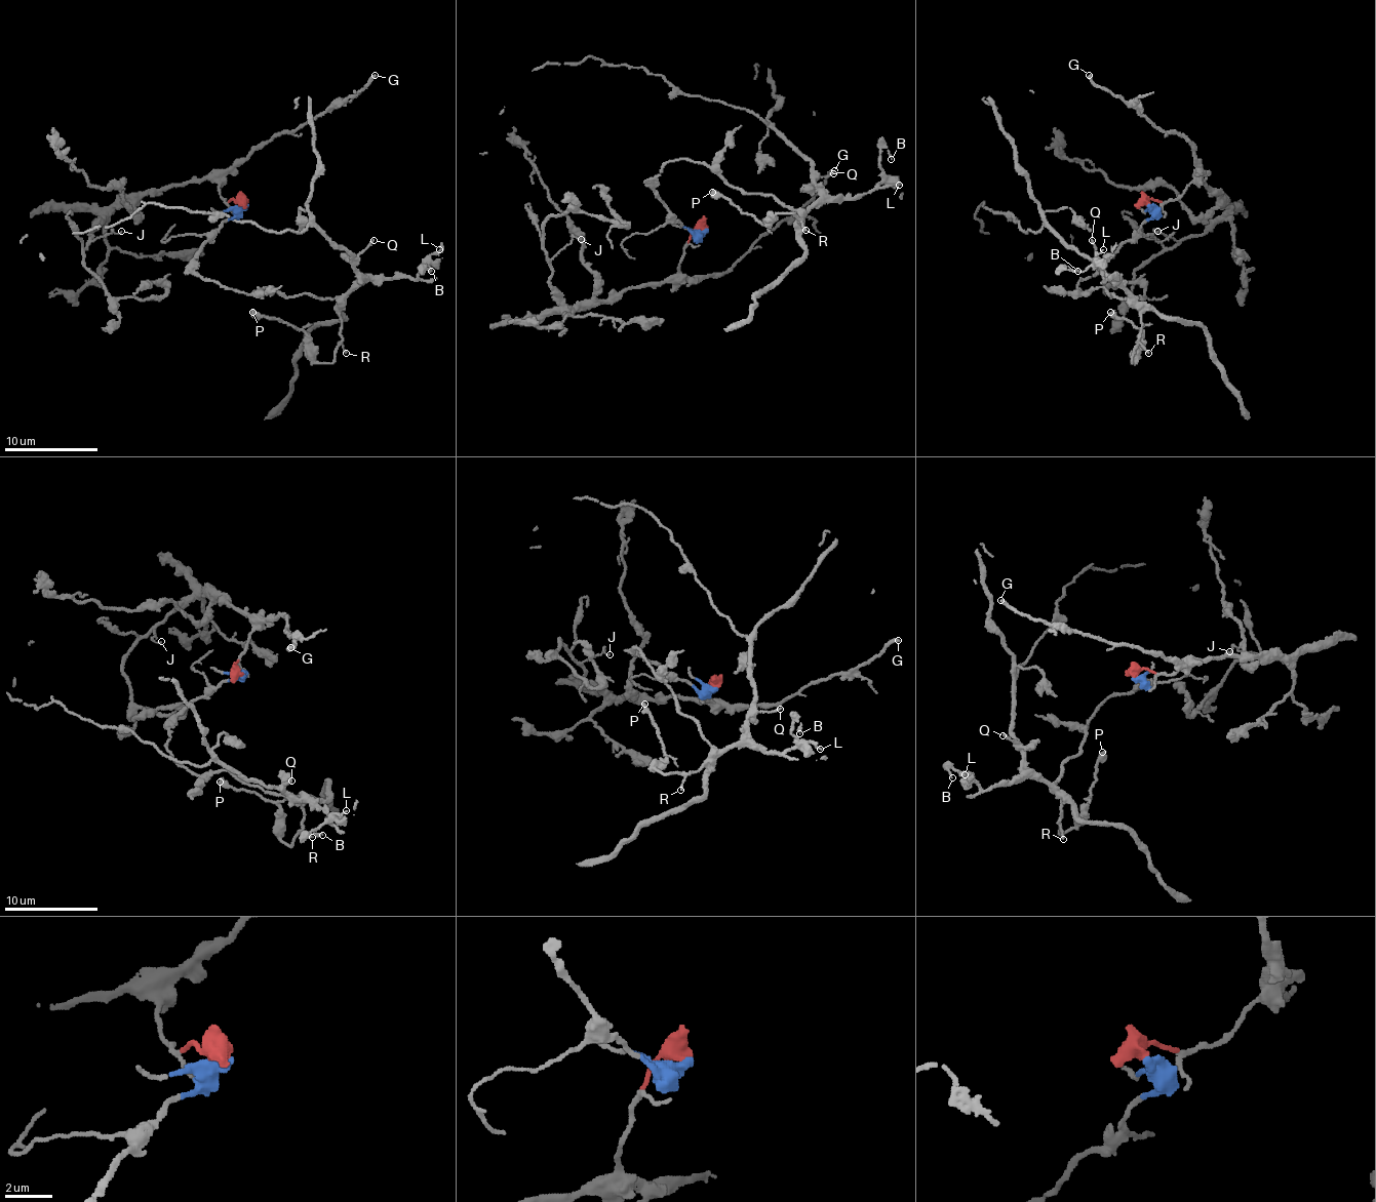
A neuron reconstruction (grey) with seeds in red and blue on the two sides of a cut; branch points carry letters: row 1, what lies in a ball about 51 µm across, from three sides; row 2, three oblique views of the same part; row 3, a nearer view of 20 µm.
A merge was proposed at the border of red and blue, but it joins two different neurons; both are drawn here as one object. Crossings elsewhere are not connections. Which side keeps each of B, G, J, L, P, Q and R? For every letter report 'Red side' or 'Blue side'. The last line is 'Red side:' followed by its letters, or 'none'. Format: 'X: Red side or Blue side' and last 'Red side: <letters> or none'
B: Blue side
G: Red side
J: Red side
L: Blue side
P: Blue side
Q: Blue side
R: Blue side
Red side: G, J

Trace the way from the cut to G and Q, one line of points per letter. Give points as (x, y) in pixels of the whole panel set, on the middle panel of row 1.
G: (705, 231), (696, 231), (685, 246), (679, 270), (685, 277), (723, 275), (762, 235), (793, 216), (835, 170)
Q: (705, 231), (683, 228), (654, 189), (670, 161), (711, 165), (746, 193), (802, 209), (832, 172)

